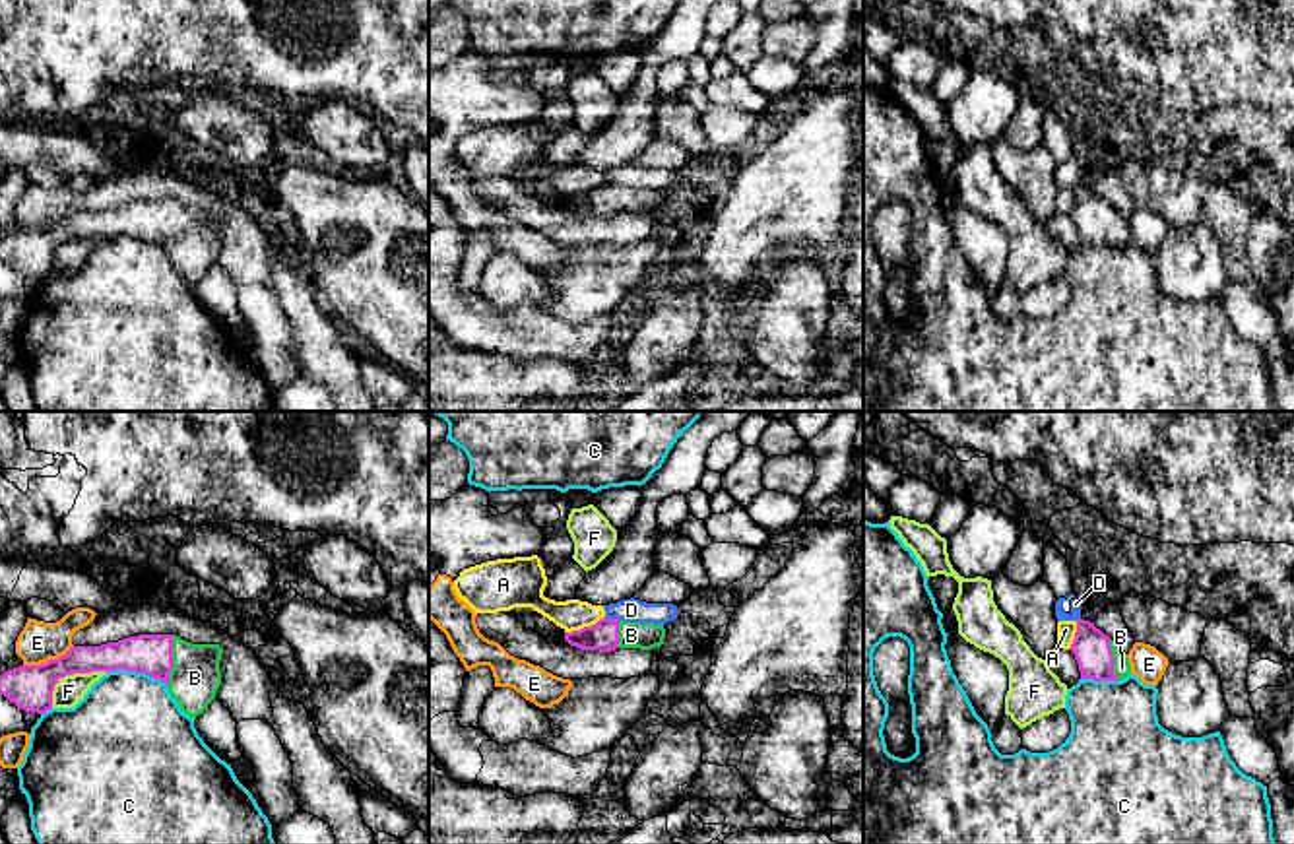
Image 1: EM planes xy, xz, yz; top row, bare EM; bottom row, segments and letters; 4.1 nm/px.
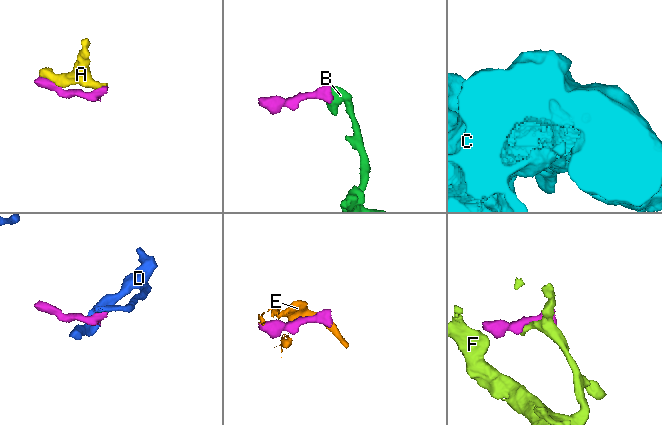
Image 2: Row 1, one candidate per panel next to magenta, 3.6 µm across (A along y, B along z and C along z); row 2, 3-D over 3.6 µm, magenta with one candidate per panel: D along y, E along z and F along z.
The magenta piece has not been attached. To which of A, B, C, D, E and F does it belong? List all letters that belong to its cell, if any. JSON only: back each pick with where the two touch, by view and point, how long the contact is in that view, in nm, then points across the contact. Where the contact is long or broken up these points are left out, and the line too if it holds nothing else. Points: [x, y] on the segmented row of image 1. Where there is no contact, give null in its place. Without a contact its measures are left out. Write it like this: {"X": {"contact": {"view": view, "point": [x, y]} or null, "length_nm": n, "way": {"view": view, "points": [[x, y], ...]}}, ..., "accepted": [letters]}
{"B": {"contact": {"view": "xy", "point": [171, 660]}, "length_nm": 220, "way": {"view": "xy", "points": [[152, 654], [171, 660], [194, 678]]}}, "accepted": ["B"]}

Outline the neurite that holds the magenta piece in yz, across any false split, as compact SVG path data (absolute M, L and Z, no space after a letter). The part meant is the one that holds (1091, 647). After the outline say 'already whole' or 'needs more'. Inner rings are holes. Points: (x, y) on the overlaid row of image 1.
M1077 619L1077 633L1069 650L1075 654L1081 679L1121 681L1131 673L1127 654L1090 621Z; needs more

